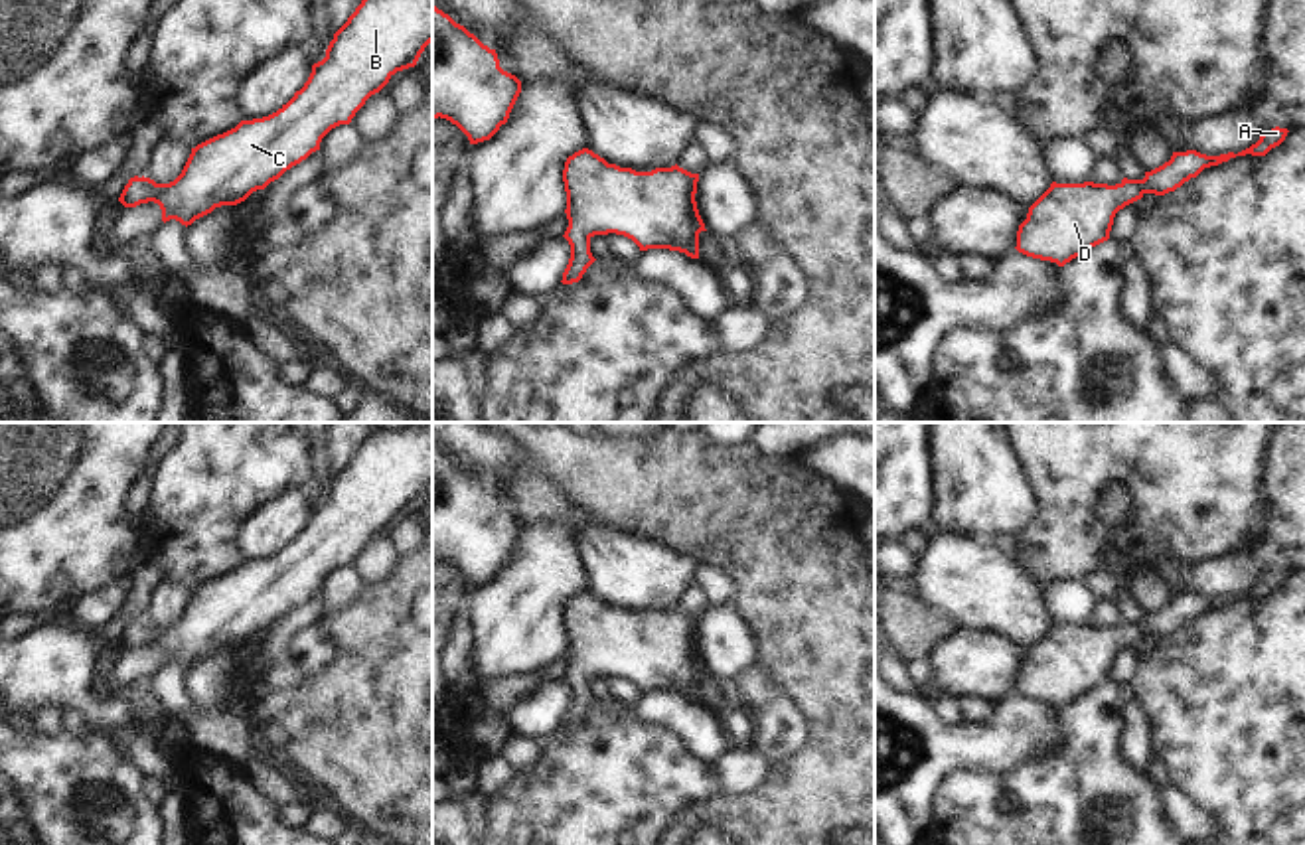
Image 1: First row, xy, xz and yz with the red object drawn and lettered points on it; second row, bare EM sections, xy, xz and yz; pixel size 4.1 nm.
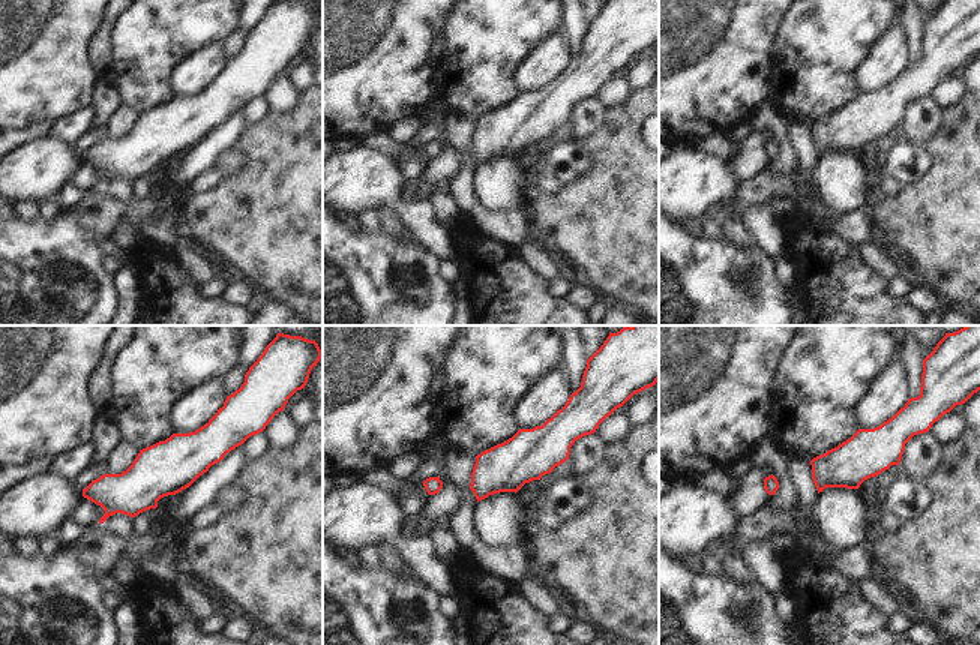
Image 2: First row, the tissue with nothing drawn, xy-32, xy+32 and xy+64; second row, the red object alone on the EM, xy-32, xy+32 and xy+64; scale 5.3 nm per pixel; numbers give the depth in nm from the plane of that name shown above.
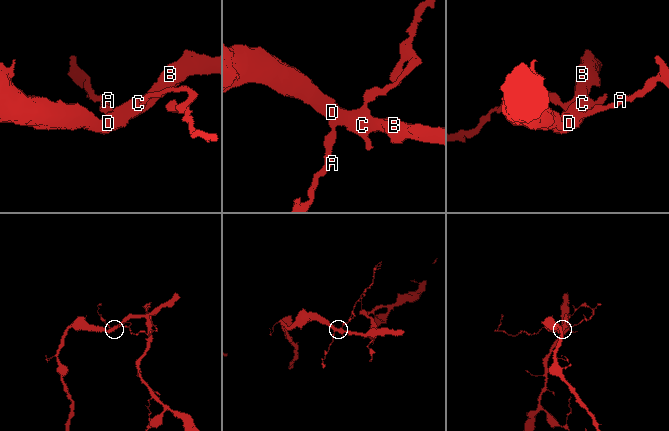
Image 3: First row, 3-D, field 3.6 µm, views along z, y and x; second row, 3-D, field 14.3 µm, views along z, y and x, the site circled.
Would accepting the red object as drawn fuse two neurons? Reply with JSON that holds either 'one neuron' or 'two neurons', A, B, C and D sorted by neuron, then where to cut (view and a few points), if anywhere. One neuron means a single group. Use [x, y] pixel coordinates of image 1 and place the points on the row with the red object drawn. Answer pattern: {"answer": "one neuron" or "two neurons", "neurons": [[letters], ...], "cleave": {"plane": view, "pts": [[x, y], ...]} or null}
{"answer": "one neuron", "neurons": [["A", "B", "C", "D"]], "cleave": null}

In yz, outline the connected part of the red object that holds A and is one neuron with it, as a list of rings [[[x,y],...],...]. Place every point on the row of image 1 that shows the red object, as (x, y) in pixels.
[[[1271,128],[1256,144],[1234,154],[1206,156],[1196,150],[1173,152],[1163,166],[1145,172],[1143,180],[1123,178],[1115,186],[1108,184],[1056,184],[1029,207],[1027,219],[1017,231],[1017,251],[1064,267],[1088,249],[1110,239],[1113,217],[1125,205],[1145,193],[1165,195],[1175,192],[1204,168],[1218,166],[1236,156],[1266,156],[1279,146],[1287,128]]]

